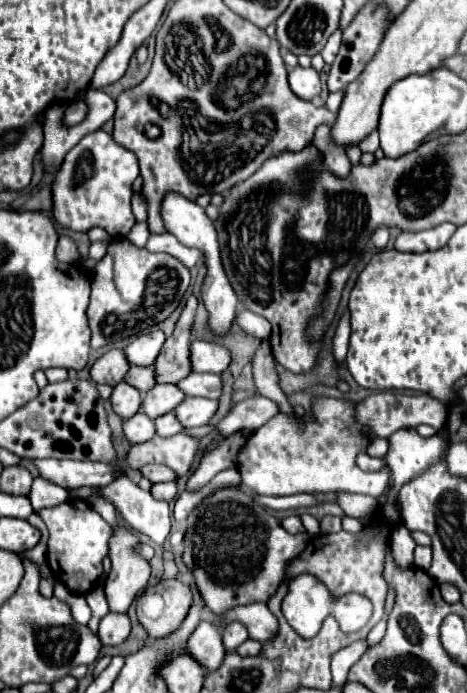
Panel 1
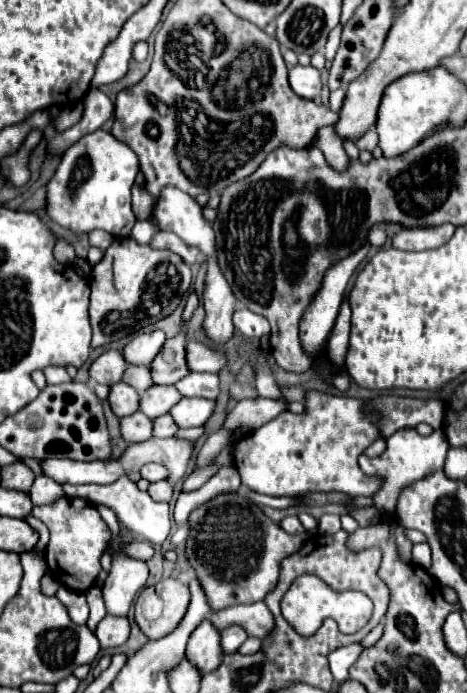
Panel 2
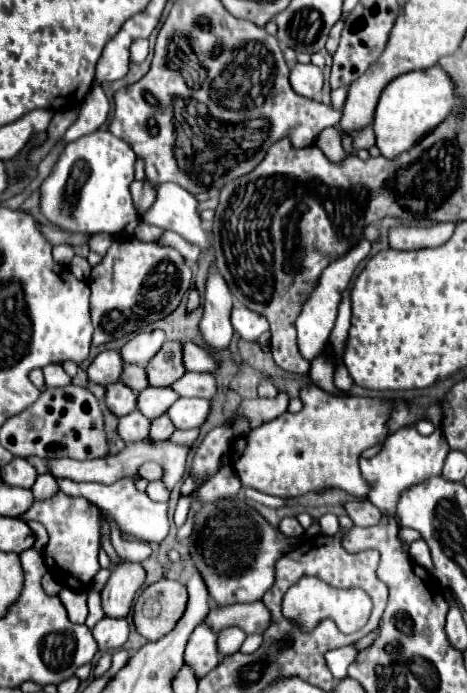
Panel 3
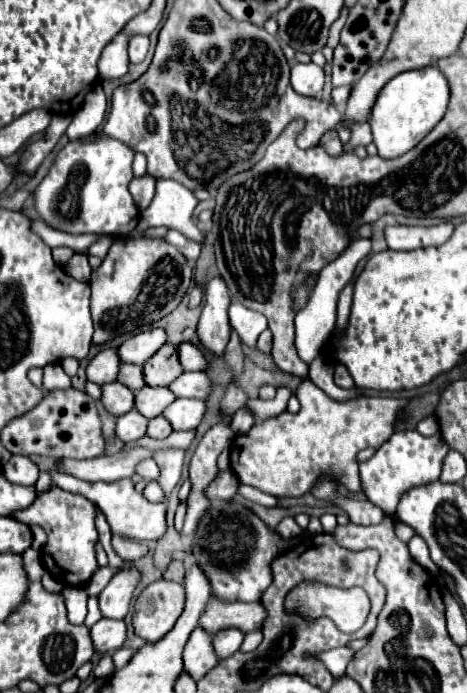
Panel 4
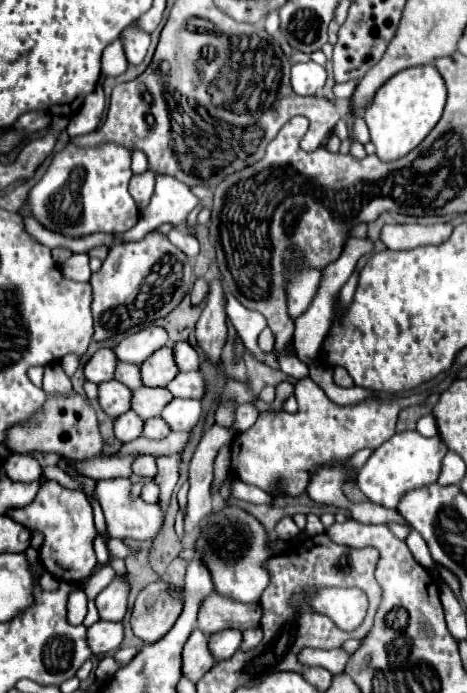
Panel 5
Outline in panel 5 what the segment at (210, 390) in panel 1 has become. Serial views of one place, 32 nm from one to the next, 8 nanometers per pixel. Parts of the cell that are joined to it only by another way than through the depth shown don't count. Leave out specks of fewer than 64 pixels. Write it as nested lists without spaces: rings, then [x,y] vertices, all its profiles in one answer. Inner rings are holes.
[[[180,372],[166,388],[176,398],[202,398],[206,390],[206,382],[200,372]]]

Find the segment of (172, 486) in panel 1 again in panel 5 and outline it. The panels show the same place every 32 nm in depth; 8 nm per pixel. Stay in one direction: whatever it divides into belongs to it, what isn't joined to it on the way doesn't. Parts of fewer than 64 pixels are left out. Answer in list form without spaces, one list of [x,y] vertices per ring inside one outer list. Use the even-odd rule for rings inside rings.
[[[148,480],[148,482],[144,484],[140,496],[142,496],[146,502],[158,502],[158,498],[160,498],[160,490],[158,490],[158,486],[156,486],[152,480]]]

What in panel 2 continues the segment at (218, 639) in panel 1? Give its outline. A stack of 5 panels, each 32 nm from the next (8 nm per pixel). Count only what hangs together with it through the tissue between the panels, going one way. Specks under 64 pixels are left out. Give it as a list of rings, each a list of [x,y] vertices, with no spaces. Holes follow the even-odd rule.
[[[204,620],[190,636],[186,646],[186,658],[200,668],[202,674],[212,672],[222,662],[222,648],[220,648],[220,632],[208,620]]]

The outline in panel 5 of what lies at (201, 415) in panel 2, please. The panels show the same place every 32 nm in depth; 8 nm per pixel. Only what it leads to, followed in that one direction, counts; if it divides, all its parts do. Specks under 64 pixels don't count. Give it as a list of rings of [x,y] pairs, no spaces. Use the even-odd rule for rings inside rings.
[[[174,398],[160,414],[172,430],[192,430],[202,416],[202,402],[200,400],[184,400]]]

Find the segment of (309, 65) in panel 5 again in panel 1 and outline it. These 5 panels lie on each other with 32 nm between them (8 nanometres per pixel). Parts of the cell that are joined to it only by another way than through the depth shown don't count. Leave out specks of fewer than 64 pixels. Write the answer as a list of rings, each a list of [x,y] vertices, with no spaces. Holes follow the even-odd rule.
[[[296,66],[288,74],[288,82],[292,92],[302,100],[316,100],[320,94],[320,76],[314,68]]]

